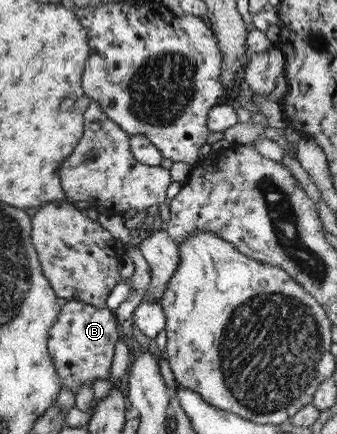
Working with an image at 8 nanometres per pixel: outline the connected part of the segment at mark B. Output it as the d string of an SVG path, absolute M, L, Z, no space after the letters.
M77 299L63 301L47 338L47 349L60 379L60 388L67 387L75 395L79 386L91 386L95 379L107 379L112 364L113 345L120 336L112 310L93 307Z

